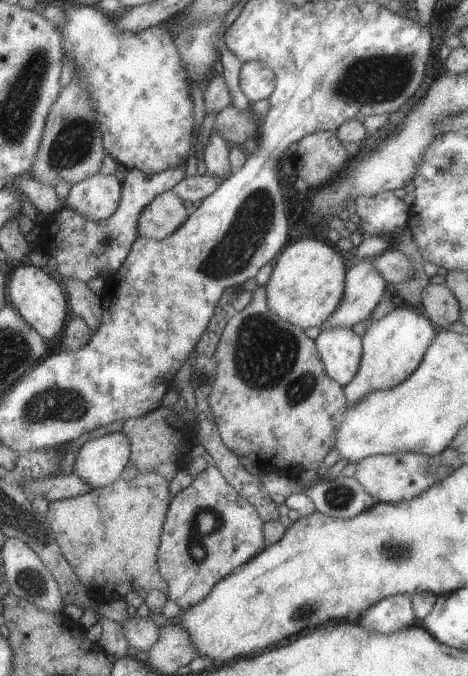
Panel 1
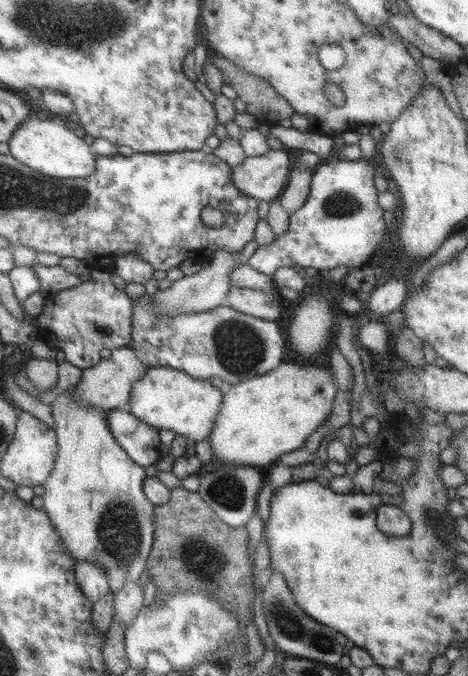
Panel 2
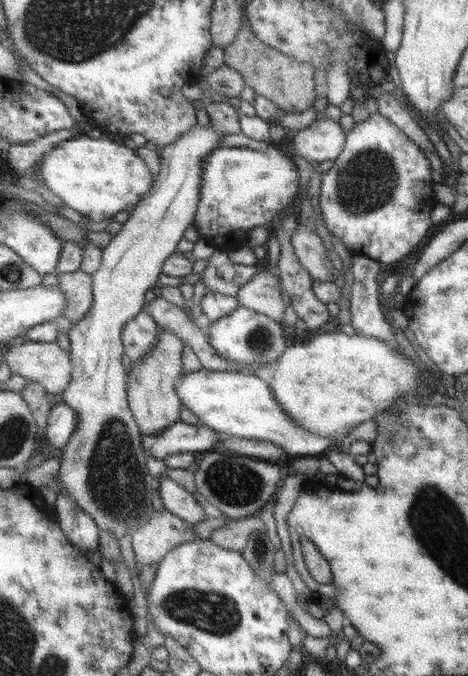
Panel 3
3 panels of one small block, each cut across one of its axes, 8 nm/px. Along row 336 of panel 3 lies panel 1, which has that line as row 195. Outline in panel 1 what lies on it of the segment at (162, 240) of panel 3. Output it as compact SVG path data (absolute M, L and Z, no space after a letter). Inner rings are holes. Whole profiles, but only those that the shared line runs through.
M95 173L71 186L65 206L92 221L109 218L119 206L120 181L114 175Z

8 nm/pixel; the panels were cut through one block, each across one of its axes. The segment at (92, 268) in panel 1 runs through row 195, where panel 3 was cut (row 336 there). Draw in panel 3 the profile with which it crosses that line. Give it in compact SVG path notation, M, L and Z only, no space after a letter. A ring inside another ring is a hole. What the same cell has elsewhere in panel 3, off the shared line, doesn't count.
M139 312L121 330L122 352L135 364L159 336L159 327L147 312Z

